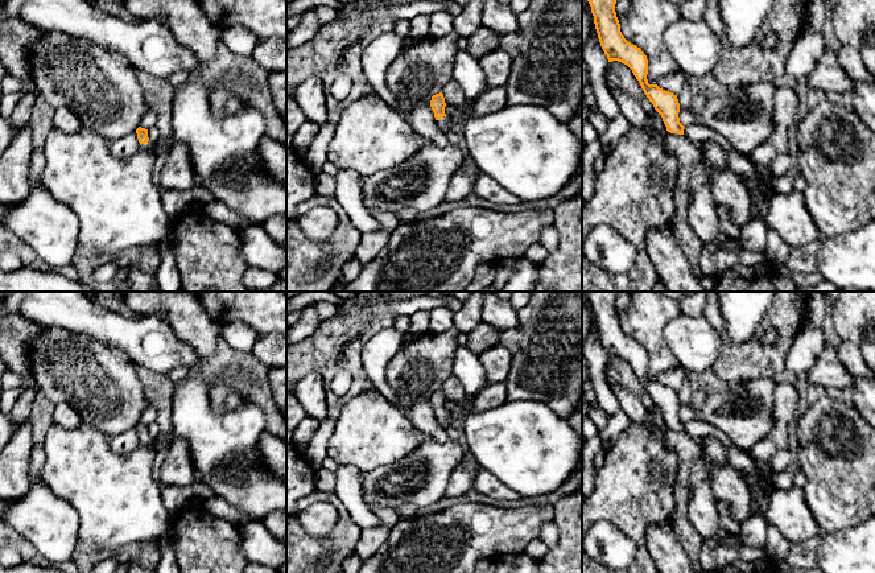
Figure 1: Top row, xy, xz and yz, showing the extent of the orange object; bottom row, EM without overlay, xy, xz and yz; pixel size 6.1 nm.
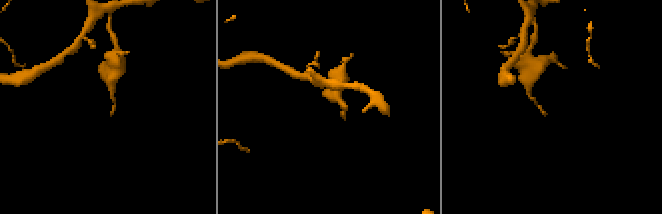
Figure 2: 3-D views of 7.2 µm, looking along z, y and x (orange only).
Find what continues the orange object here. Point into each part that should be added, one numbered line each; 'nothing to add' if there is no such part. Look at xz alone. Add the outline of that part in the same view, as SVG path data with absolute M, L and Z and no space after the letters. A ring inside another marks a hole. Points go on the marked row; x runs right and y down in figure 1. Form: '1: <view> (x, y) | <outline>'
1: xz (445, 124) | M443 116L437 120L437 124L439 129L446 135L451 129L453 121L449 118Z

